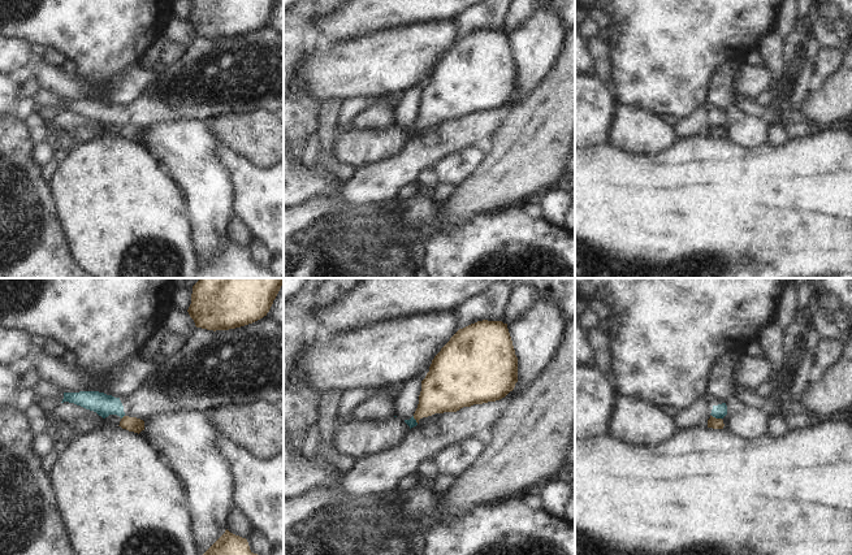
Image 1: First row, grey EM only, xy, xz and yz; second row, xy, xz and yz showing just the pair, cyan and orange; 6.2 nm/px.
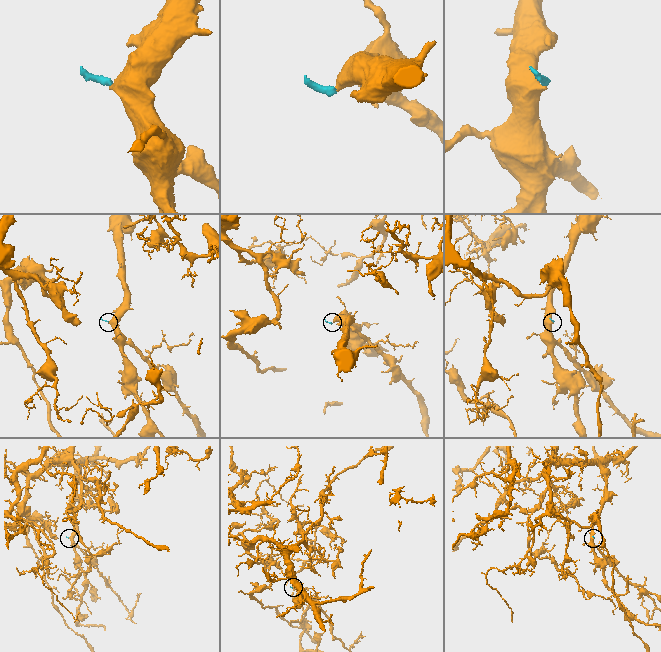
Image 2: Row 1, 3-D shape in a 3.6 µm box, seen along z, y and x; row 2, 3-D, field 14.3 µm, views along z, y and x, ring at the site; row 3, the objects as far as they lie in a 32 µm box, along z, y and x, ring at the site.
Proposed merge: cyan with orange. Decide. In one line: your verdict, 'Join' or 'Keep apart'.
Keep apart.

